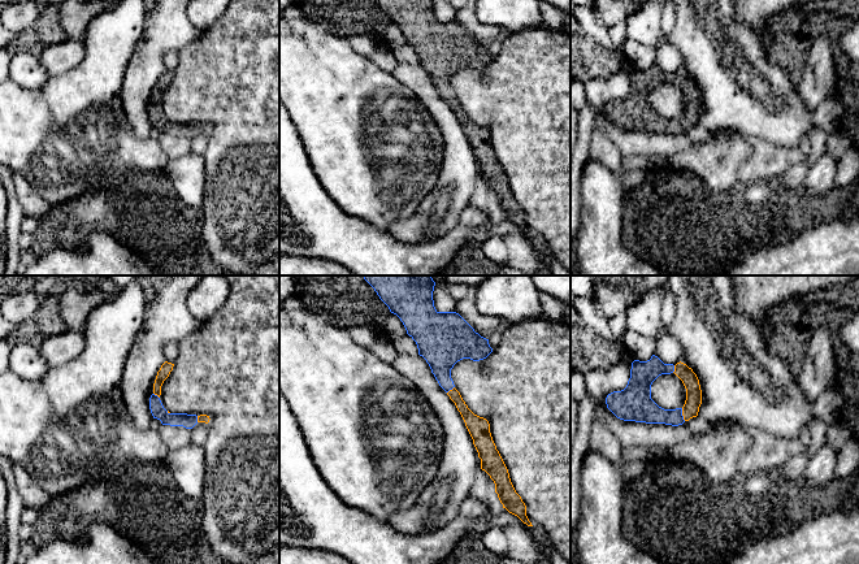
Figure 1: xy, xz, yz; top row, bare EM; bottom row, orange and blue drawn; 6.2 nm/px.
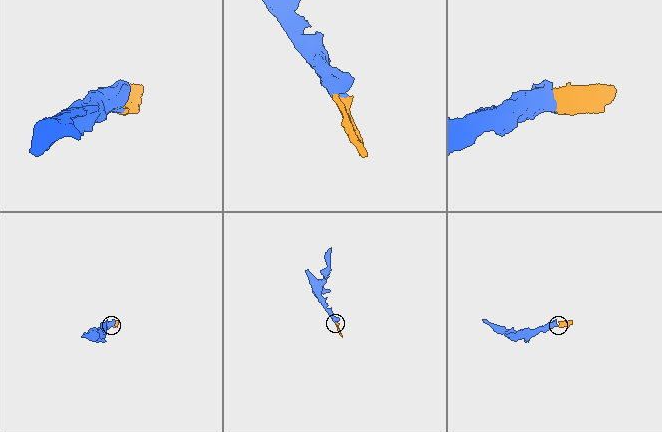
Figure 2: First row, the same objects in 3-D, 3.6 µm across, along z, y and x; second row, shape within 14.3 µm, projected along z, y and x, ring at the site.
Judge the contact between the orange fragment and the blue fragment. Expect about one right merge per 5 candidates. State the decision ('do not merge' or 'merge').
merge

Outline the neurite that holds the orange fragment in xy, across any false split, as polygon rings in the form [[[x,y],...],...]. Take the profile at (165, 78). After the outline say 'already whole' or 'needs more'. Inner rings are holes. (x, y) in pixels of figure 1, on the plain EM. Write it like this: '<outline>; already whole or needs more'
[[[165,70],[160,79],[157,81],[155,92],[153,92],[153,103],[149,107],[149,118],[153,127],[161,130],[162,134],[170,135],[183,135],[186,138],[192,138],[198,131],[209,131],[209,125],[207,123],[187,123],[187,122],[170,122],[166,120],[160,109],[161,95],[164,90],[169,86],[173,79],[174,73]]]; needs more

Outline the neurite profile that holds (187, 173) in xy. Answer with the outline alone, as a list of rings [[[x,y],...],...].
[[[190,152],[175,160],[169,160],[164,172],[186,205],[201,208],[205,191],[205,159],[203,155]]]

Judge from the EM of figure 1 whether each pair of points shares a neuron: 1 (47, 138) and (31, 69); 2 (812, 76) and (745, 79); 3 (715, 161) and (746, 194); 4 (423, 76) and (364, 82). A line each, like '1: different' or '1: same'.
1: different
2: different
3: different
4: different

